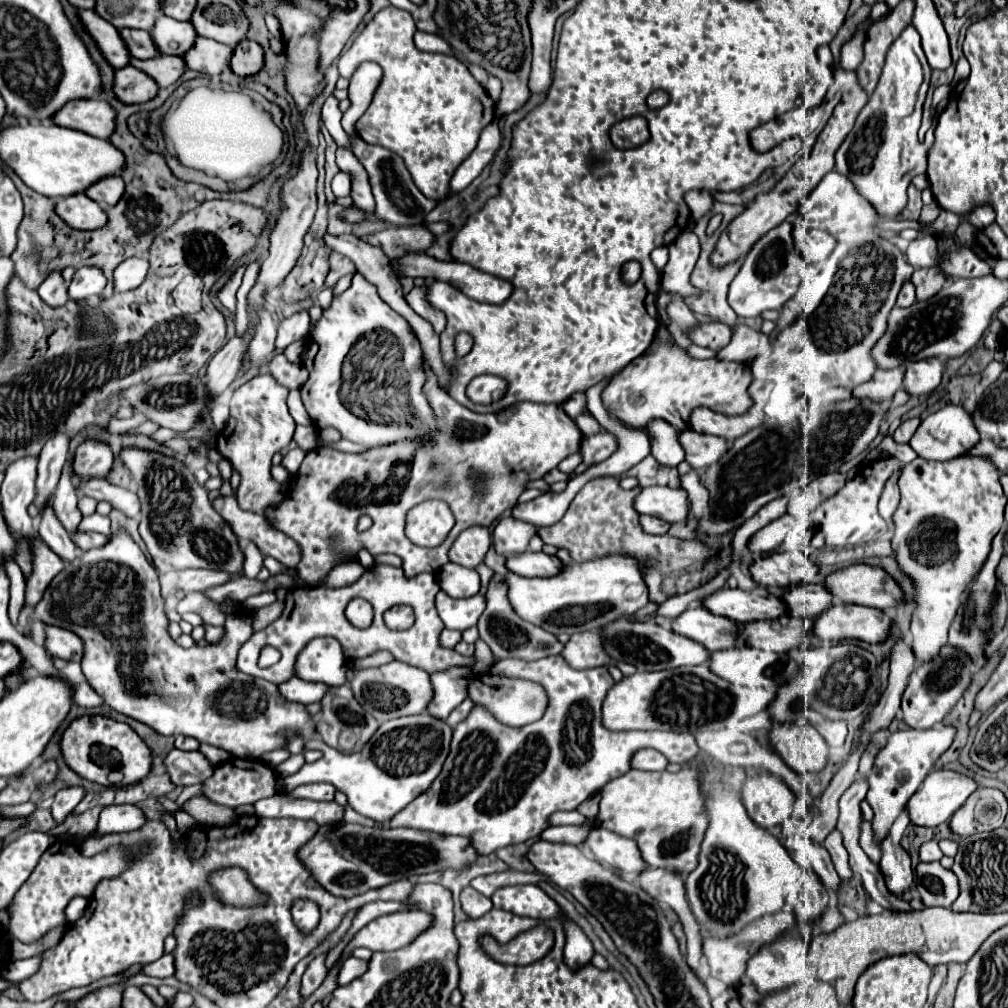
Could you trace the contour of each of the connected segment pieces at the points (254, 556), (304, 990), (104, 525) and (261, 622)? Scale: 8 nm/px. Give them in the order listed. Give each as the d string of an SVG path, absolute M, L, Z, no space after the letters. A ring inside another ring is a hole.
M249 541L243 550L245 556L244 574L245 577L253 579L257 577L261 568L263 567L263 557L258 547Z
M319 954L317 958L313 958L303 974L303 984L301 984L301 994L303 998L307 998L313 990L317 990L321 986L321 982L325 980L327 976L327 966L325 966L325 958L327 954Z
M101 514L85 516L83 522L79 524L79 530L83 530L83 532L101 532L101 534L109 536L111 534L110 519L108 516L101 516Z
M273 602L271 606L265 606L265 608L259 608L253 612L253 628L255 630L261 630L265 626L269 626L273 620L277 620L283 612L283 602Z

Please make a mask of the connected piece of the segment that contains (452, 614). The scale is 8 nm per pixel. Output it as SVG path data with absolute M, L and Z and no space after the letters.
M439 592L435 598L435 608L445 622L445 628L467 630L477 624L481 612L485 610L485 598L481 594L475 594L471 598L455 600L445 592Z

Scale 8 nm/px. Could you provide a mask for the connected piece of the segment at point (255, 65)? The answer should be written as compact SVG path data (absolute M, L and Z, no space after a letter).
M241 40L229 58L229 68L237 76L251 76L263 68L263 50L257 42Z

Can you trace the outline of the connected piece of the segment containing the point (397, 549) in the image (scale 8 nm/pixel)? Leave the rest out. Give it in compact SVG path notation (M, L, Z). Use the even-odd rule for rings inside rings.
M423 360L423 370L425 370L425 396L429 400L429 406L433 408L433 418L435 418L435 432L431 436L401 440L381 448L369 448L361 454L343 454L331 448L315 448L307 452L299 472L295 474L293 486L287 492L287 500L281 500L281 504L275 504L273 508L269 508L269 512L265 512L265 518L269 518L269 524L273 528L285 532L297 542L301 550L301 562L297 566L297 574L311 588L319 586L321 580L325 578L325 572L329 572L329 568L335 568L339 564L337 552L353 552L351 560L355 560L357 552L363 548L371 556L377 554L401 556L403 572L409 578L421 572L437 572L441 566L449 562L447 552L455 542L455 538L465 528L473 524L483 524L483 526L491 524L499 514L503 514L507 508L513 508L517 504L517 498L523 492L525 482L543 478L563 458L579 450L581 432L561 406L519 402L495 414L477 414L457 404L439 388L437 376L433 370L429 370L429 364L425 360ZM429 498L443 498L451 506L457 520L451 534L437 548L415 546L405 534L407 510ZM363 514L369 514L373 518L373 528L361 534L357 532L357 520Z

